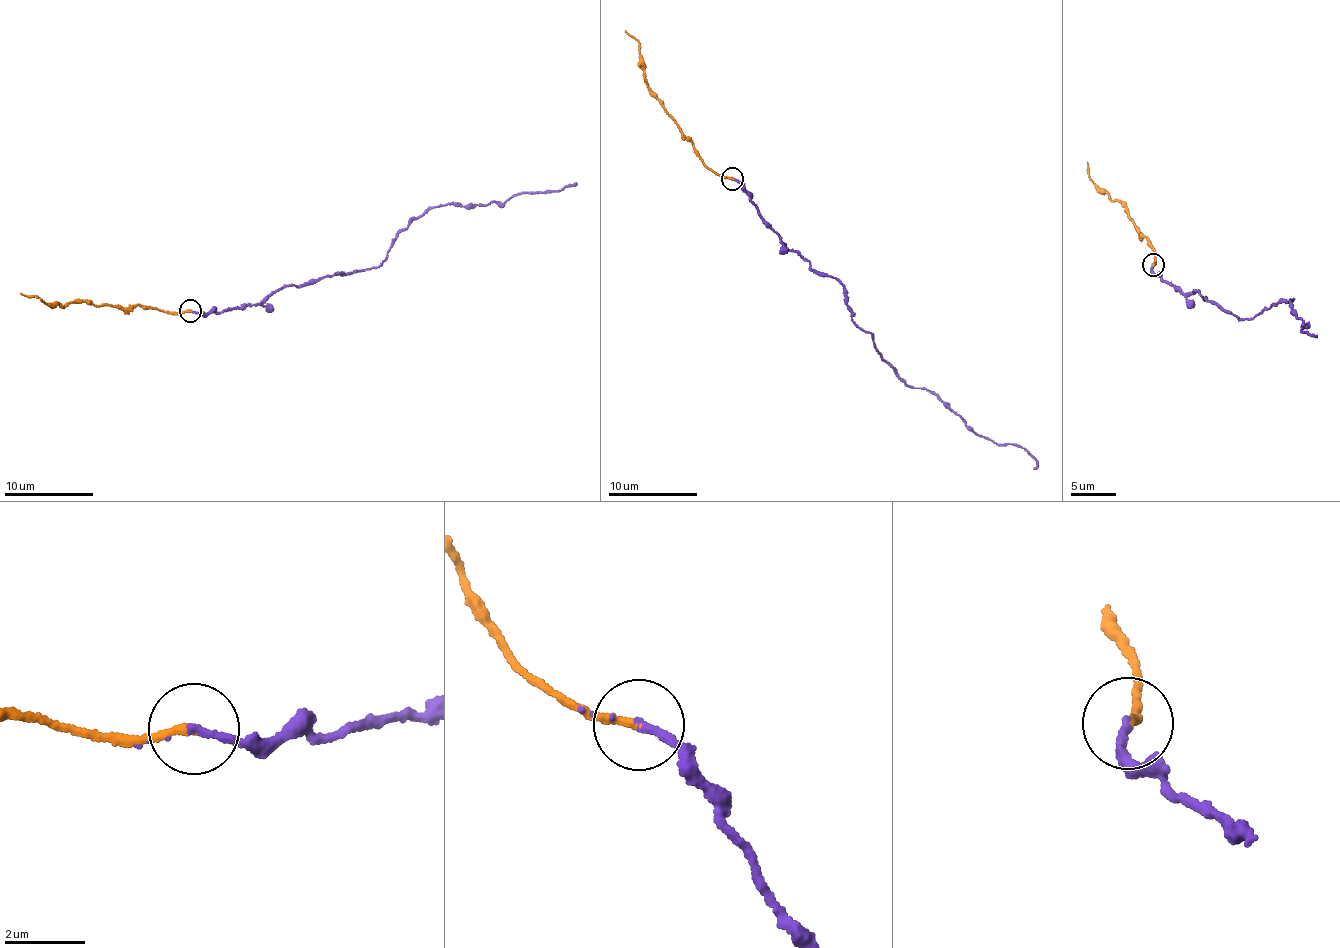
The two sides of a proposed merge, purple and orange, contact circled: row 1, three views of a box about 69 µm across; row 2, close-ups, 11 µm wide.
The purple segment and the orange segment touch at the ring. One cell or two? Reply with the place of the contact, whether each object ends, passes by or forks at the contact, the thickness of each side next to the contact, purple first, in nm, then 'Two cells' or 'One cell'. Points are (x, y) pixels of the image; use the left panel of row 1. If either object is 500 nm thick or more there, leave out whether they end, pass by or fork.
Place: (190, 311). At the ring purple passes by. At the ring orange ends. Thickness 140 nm (purple) against 200 nm. One cell

